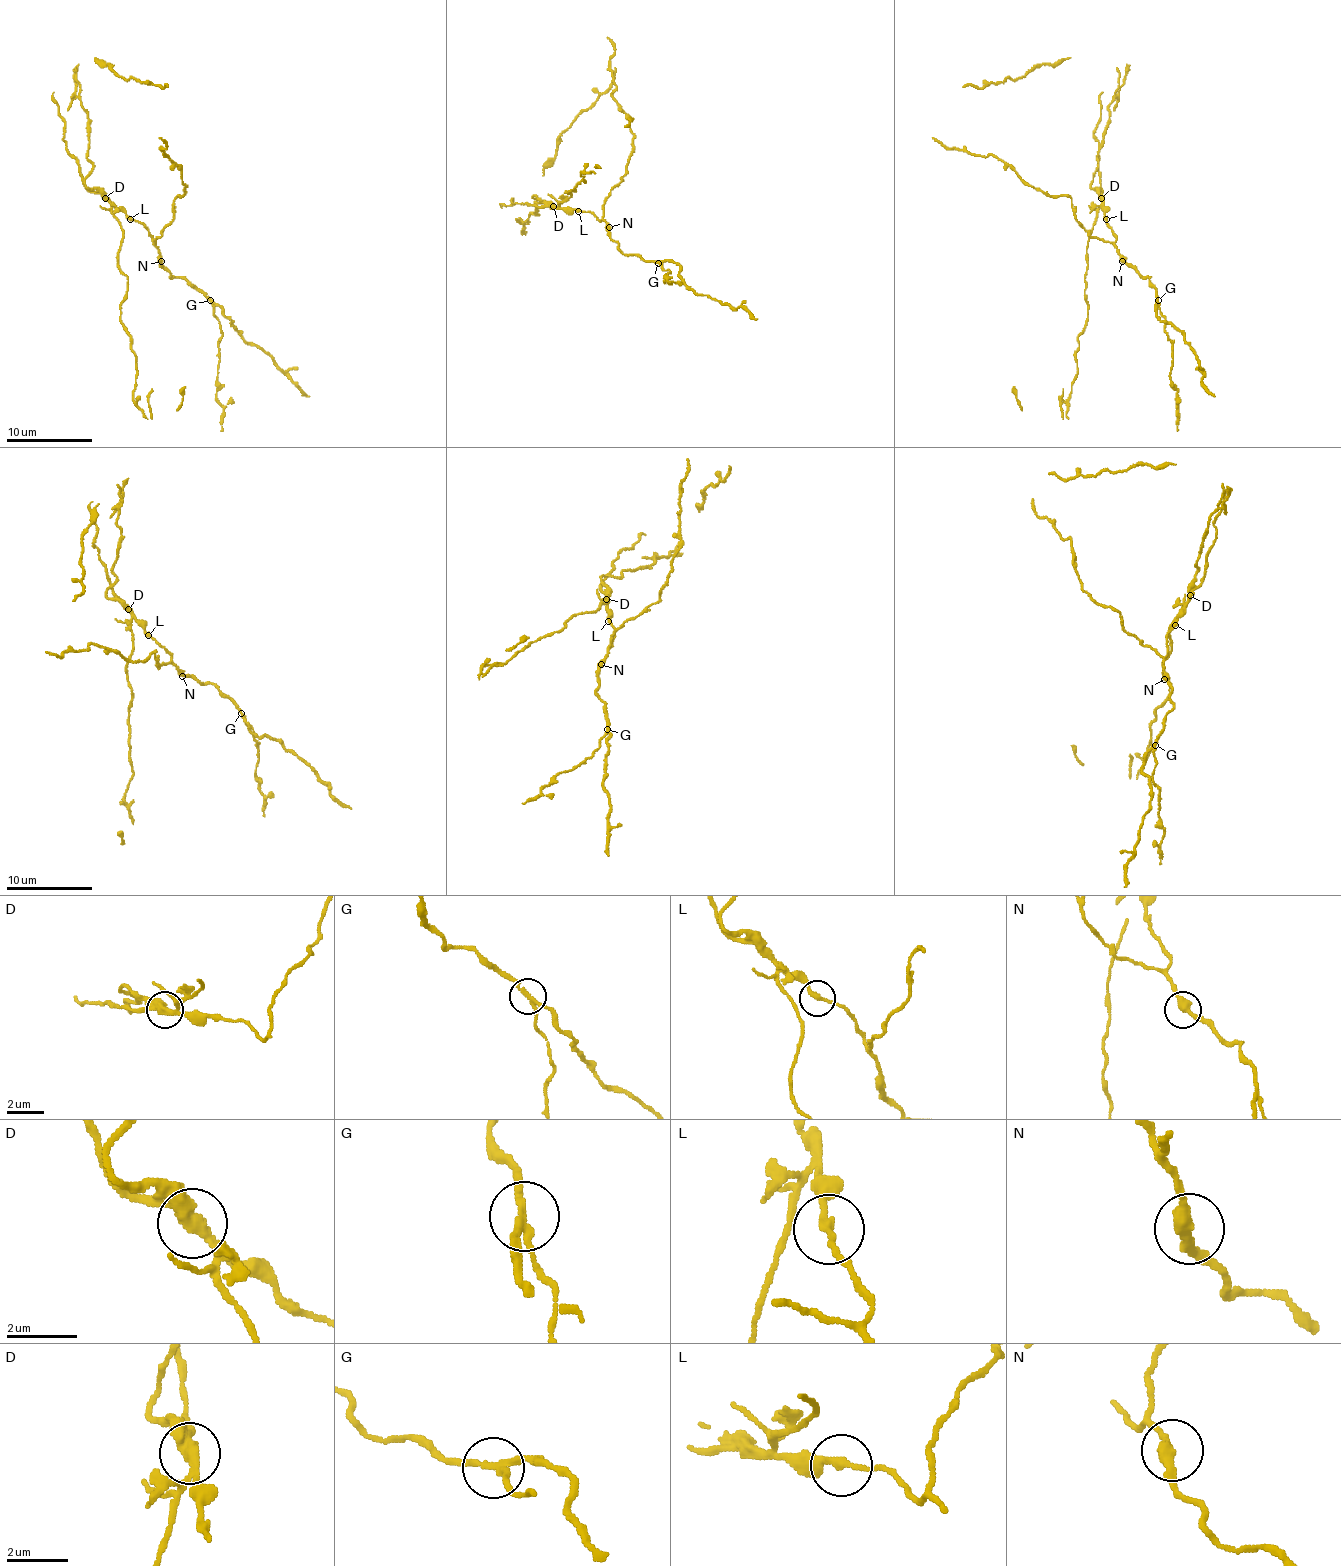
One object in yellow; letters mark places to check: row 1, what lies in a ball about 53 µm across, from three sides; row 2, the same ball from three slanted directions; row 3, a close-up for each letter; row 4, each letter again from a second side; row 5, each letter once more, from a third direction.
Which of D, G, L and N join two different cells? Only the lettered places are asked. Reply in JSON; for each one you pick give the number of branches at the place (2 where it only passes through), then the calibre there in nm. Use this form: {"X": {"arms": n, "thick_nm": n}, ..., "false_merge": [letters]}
{"D": {"arms": 2, "thick_nm": 400}, "G": {"arms": 3, "thick_nm": 180}, "false_merge": ["D", "G"]}

